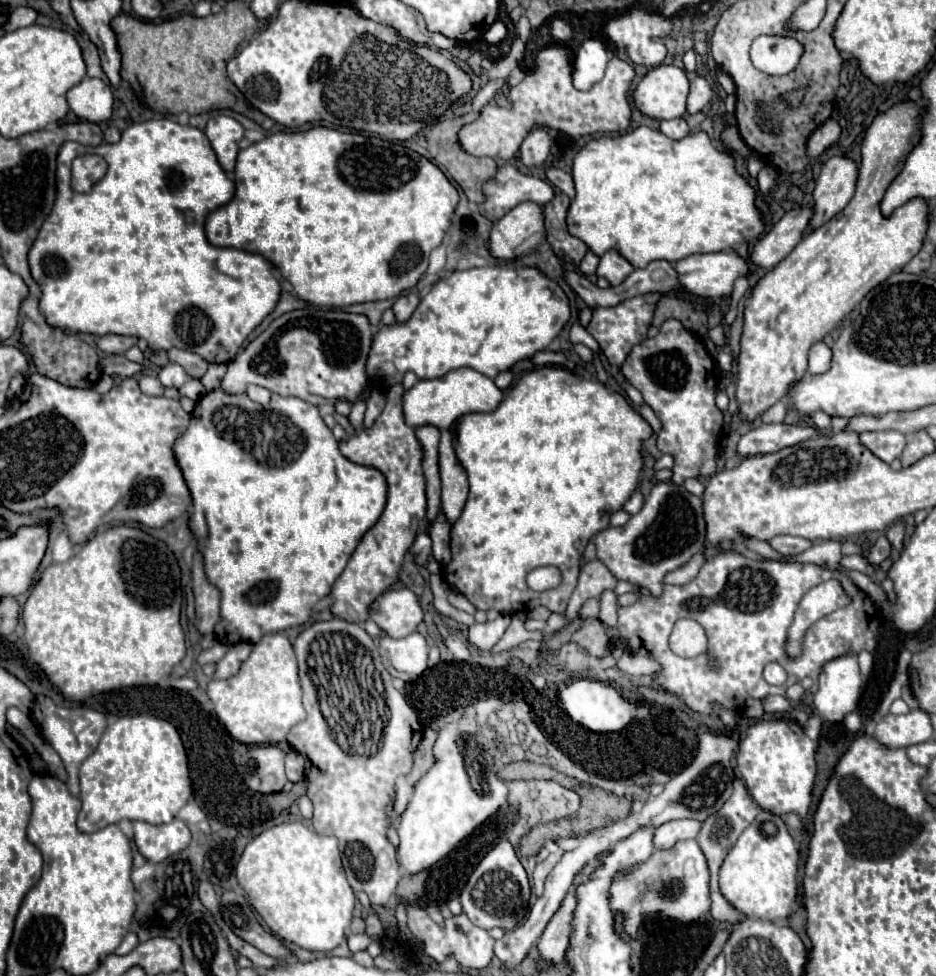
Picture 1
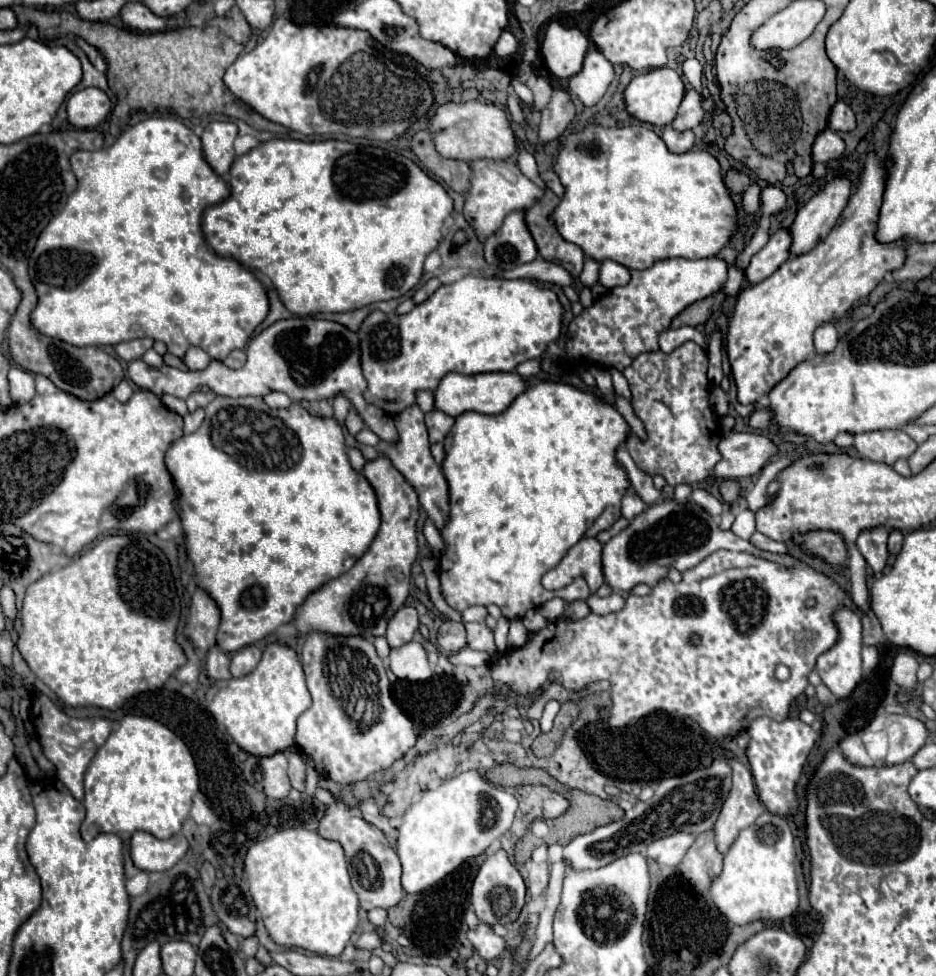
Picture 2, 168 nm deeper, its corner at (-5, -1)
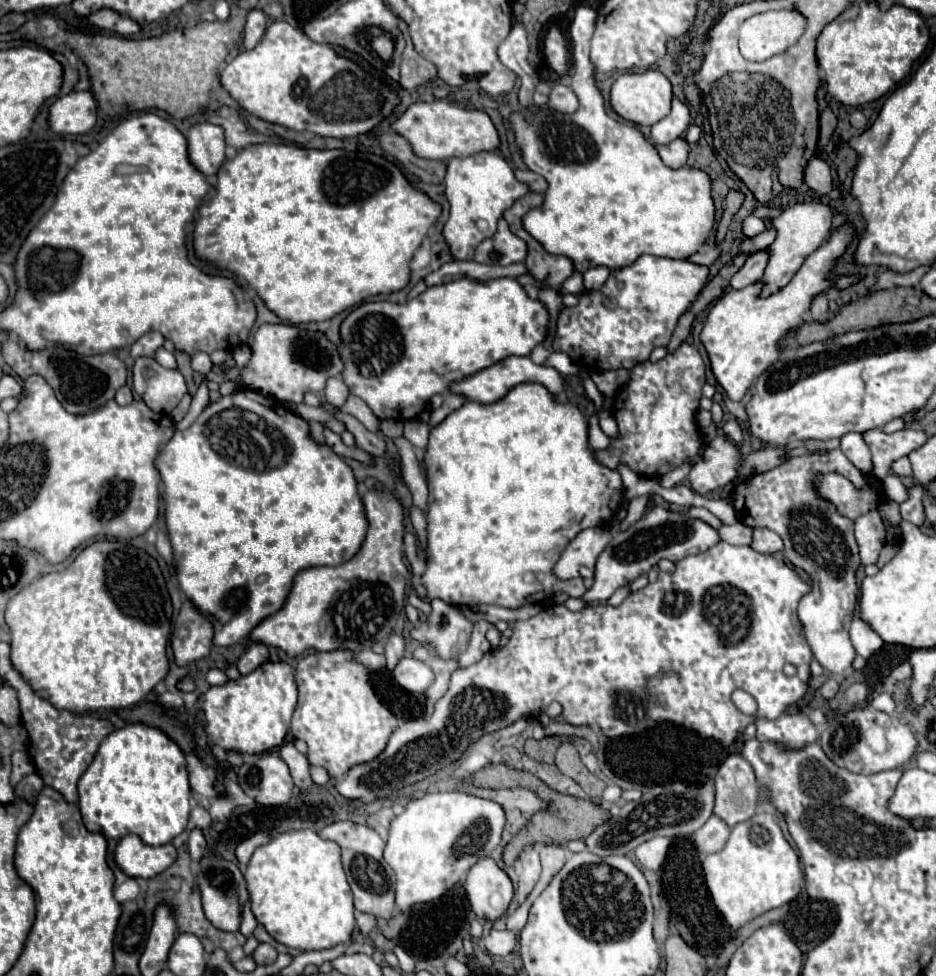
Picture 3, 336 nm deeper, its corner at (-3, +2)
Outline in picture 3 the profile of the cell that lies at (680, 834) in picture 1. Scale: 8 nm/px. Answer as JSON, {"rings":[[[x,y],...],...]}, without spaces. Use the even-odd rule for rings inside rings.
{"rings":[[[651,838],[647,842],[643,842],[637,850],[635,850],[635,856],[637,860],[649,868],[649,870],[659,870],[667,858],[667,852],[669,852],[669,846],[671,846],[671,840],[669,838]]]}

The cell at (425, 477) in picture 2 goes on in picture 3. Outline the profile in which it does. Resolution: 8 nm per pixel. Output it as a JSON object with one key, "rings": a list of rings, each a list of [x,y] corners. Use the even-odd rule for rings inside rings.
{"rings":[[[335,414],[335,418],[339,418],[347,426],[347,430],[355,436],[357,446],[361,450],[365,450],[367,454],[381,456],[381,454],[387,452],[387,446],[385,446],[385,440],[383,440],[381,434],[375,434],[375,432],[365,430],[363,424],[359,420],[355,420],[353,416],[349,416],[349,414]]]}

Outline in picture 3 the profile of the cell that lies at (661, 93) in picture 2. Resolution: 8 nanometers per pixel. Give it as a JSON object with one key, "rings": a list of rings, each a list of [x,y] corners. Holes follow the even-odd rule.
{"rings":[[[645,70],[639,74],[621,74],[611,88],[613,110],[625,120],[635,124],[645,124],[645,126],[653,126],[655,122],[659,122],[669,114],[671,98],[673,98],[671,82],[667,76],[663,76],[657,70]]]}

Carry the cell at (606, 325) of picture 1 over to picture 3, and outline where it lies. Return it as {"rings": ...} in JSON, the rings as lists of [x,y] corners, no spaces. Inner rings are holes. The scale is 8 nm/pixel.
{"rings":[[[641,256],[631,266],[615,270],[609,280],[599,290],[583,292],[579,304],[573,308],[563,308],[557,320],[557,334],[553,340],[553,350],[567,354],[573,362],[585,368],[611,370],[611,368],[633,368],[645,362],[653,348],[667,346],[679,316],[691,306],[697,294],[703,290],[709,278],[709,268],[693,264],[691,260],[671,260],[657,256]]]}

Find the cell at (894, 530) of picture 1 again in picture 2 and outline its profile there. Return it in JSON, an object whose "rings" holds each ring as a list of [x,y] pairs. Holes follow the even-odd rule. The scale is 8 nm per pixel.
{"rings":[[[893,529],[889,533],[889,543],[887,543],[887,549],[891,555],[897,555],[901,551],[901,545],[903,545],[903,533],[899,529]]]}

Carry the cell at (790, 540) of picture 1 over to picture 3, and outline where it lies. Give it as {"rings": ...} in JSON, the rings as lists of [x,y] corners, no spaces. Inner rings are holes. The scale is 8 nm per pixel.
{"rings":[[[737,522],[733,526],[721,526],[719,528],[721,540],[737,546],[749,546],[753,538],[753,530],[749,526],[743,526],[743,522]]]}

